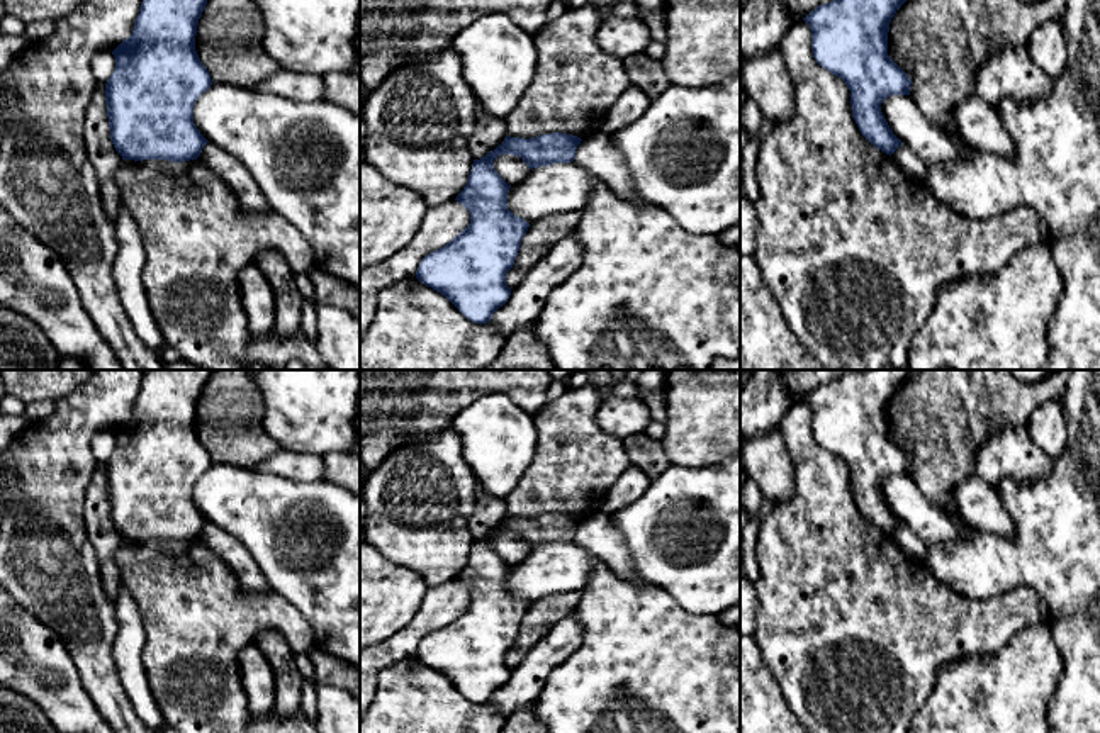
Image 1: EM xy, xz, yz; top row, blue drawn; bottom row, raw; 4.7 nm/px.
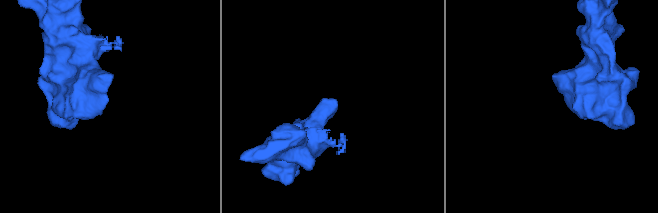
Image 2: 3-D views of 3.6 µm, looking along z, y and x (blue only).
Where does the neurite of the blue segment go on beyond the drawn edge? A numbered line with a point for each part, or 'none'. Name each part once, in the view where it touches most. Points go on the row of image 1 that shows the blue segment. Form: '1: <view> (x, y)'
none

